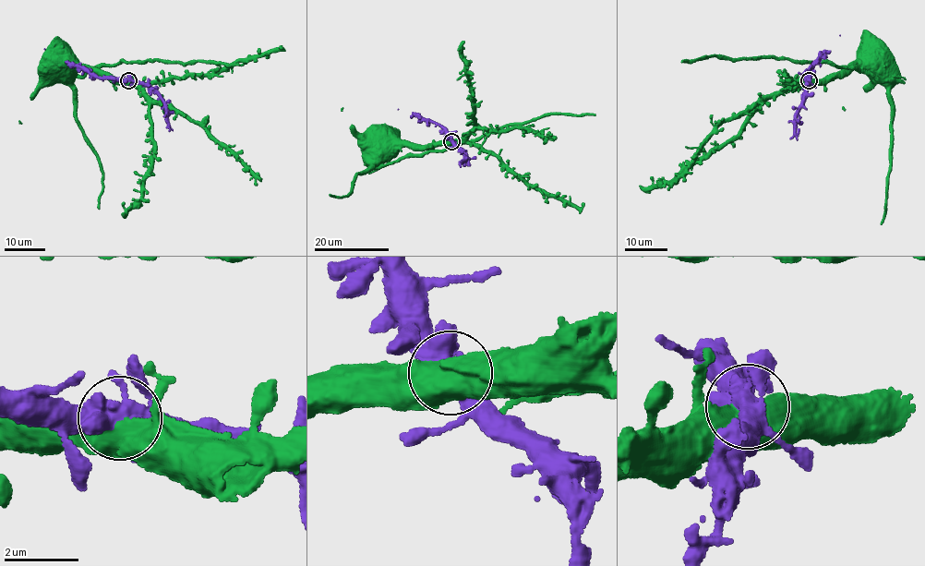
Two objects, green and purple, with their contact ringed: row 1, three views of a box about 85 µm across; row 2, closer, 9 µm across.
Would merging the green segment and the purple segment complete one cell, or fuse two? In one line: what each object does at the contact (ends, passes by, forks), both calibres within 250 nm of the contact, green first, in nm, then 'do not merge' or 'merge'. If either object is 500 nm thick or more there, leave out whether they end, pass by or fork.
800/480 nm | do not merge

